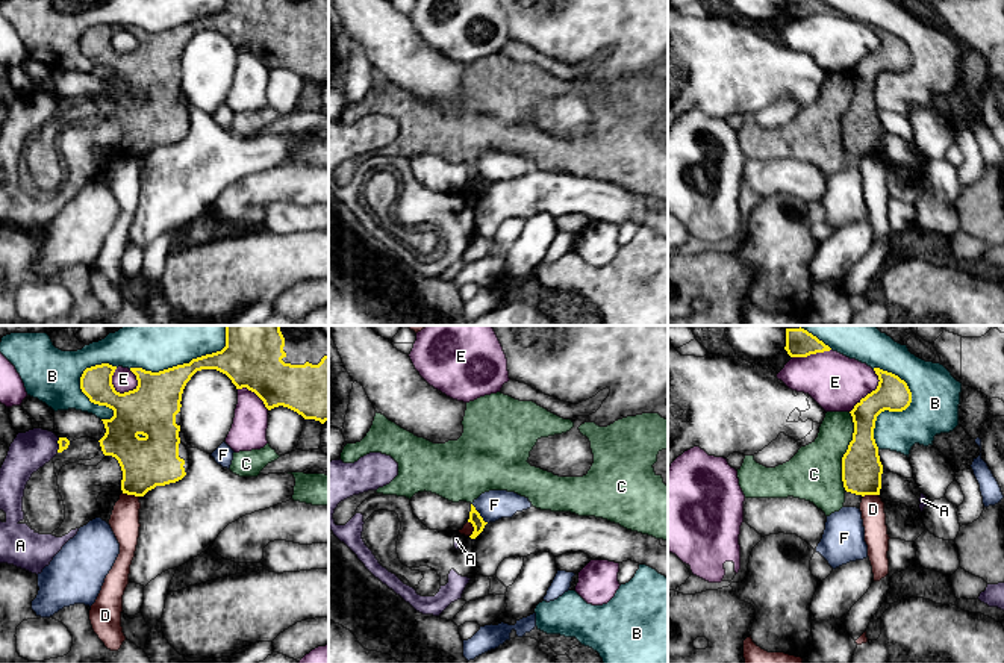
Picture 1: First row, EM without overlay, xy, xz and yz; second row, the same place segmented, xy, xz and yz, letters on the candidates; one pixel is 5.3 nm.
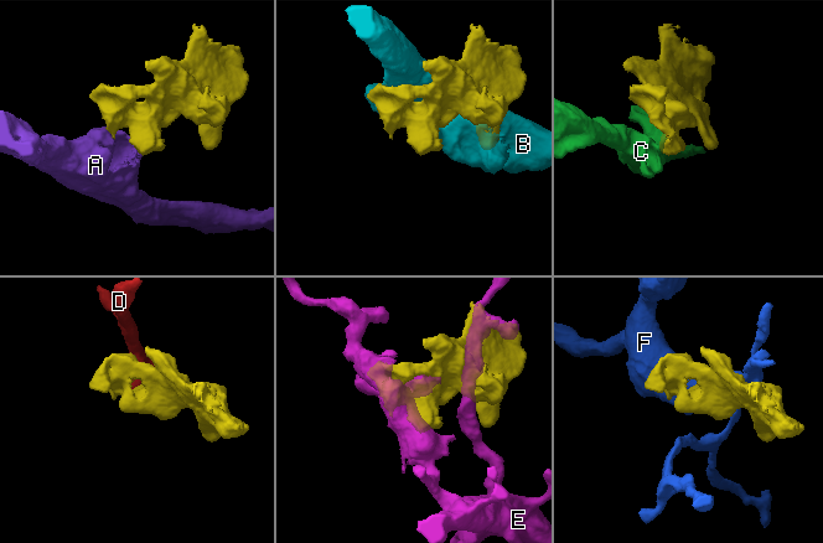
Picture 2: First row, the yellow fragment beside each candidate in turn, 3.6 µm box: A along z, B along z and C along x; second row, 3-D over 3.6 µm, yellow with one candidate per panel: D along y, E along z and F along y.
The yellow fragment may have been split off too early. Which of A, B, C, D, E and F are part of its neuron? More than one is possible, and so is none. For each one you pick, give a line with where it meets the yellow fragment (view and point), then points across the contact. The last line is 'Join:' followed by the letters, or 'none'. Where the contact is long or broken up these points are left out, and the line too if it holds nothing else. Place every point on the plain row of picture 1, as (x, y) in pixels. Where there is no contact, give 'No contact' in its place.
Join: none

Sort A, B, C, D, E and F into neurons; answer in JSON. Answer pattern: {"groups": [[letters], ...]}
{"groups": [["A"], ["B"], ["C"], ["D"], ["E"], ["F"]]}

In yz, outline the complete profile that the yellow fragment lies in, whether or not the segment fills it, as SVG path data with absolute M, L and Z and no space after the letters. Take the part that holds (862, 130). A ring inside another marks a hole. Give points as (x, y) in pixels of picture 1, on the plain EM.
M874 29L878 36L878 47L875 51L862 59L850 73L854 83L853 101L842 118L842 142L847 153L856 156L880 156L883 126L878 117L878 107L874 100L874 89L877 77L884 73L903 73L912 64L912 53L904 41L898 36Z

